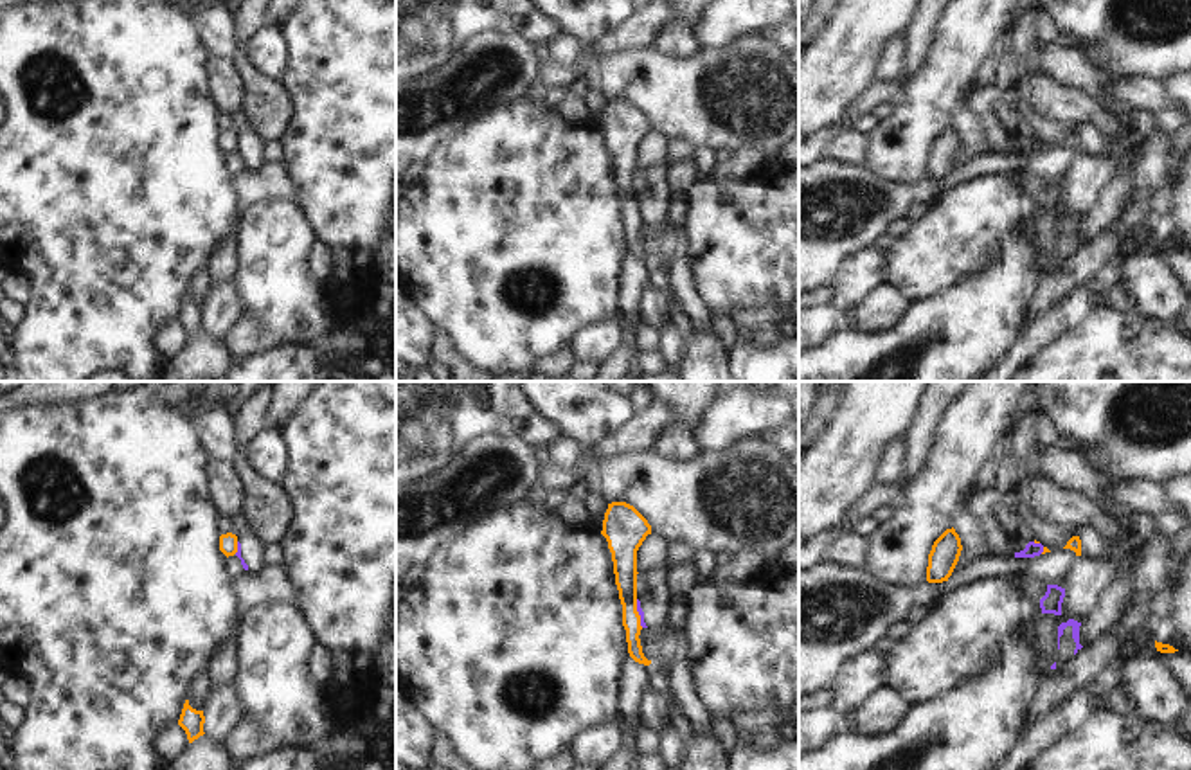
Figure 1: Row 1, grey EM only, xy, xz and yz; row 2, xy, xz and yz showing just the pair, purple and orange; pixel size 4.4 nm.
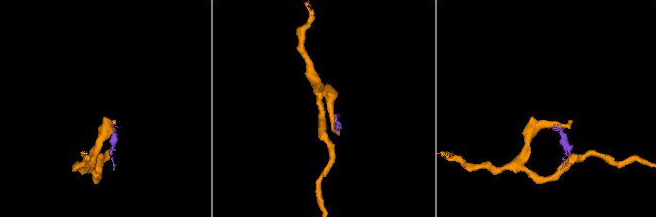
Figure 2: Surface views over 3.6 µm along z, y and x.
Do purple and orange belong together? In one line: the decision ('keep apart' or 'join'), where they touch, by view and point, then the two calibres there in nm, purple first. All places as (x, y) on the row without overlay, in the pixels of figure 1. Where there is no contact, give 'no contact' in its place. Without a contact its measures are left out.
keep apart; contact xz (639, 211); calibres 20 and 110 nm

